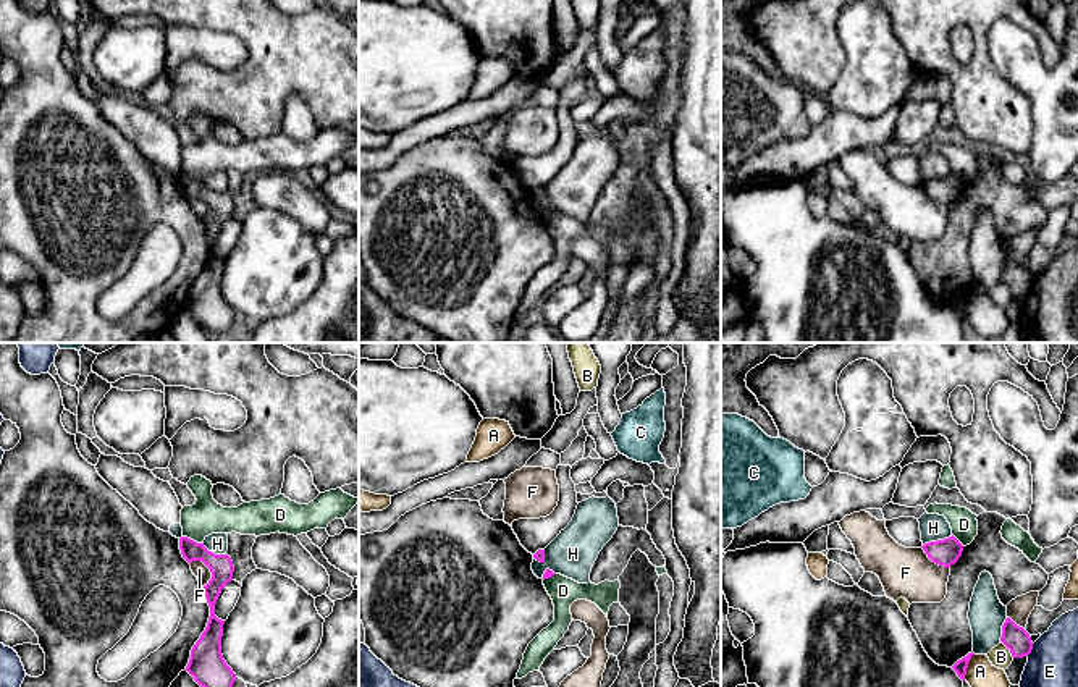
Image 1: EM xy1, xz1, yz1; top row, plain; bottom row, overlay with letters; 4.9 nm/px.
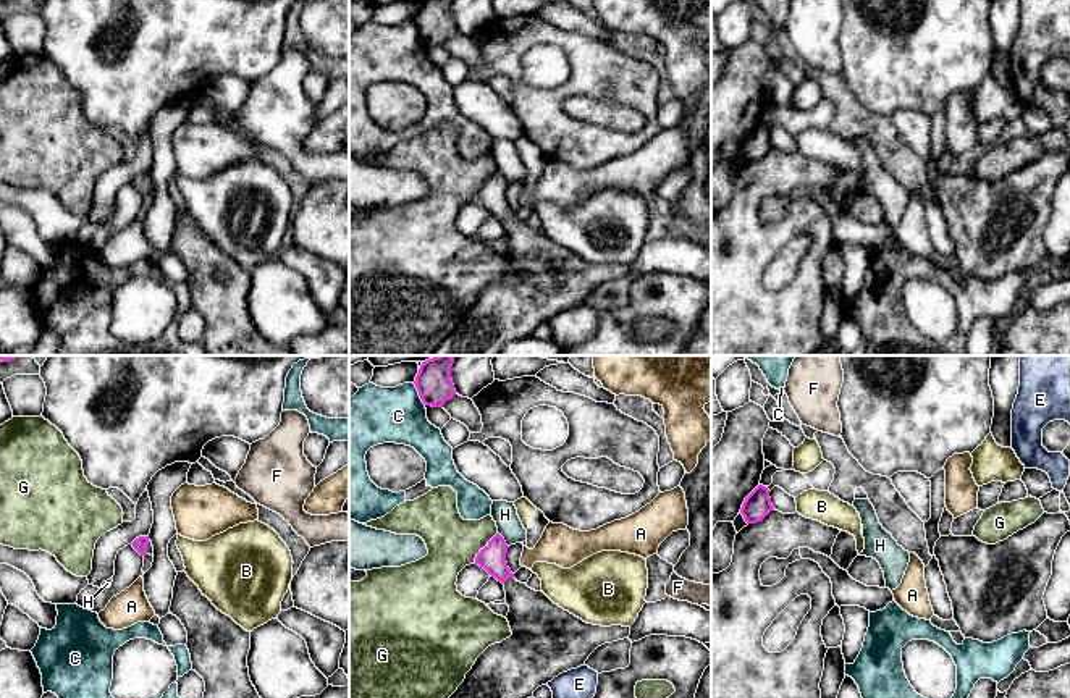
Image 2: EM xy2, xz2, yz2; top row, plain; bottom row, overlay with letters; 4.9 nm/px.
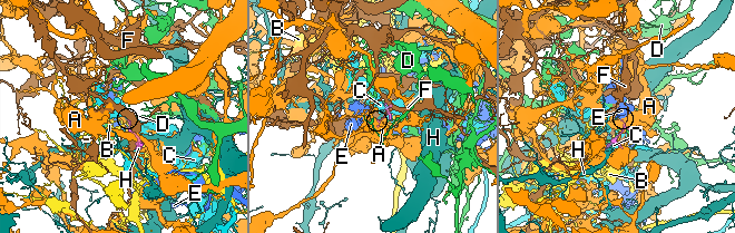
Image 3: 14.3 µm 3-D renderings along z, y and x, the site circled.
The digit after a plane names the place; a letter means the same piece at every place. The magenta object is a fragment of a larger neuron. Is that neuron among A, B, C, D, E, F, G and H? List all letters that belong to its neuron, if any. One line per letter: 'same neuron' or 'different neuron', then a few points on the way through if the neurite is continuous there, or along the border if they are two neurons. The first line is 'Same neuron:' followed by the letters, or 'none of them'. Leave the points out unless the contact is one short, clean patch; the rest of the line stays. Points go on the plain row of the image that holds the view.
Same neuron: none of them
A: different neuron
B: different neuron
C: different neuron; border xz2 (412, 21), (425, 42)
D: different neuron; border xy1 (183, 173), (202, 181)
E: different neuron; border yz1 (1033, 282), (1027, 293)
F: different neuron
G: different neuron
H: different neuron

